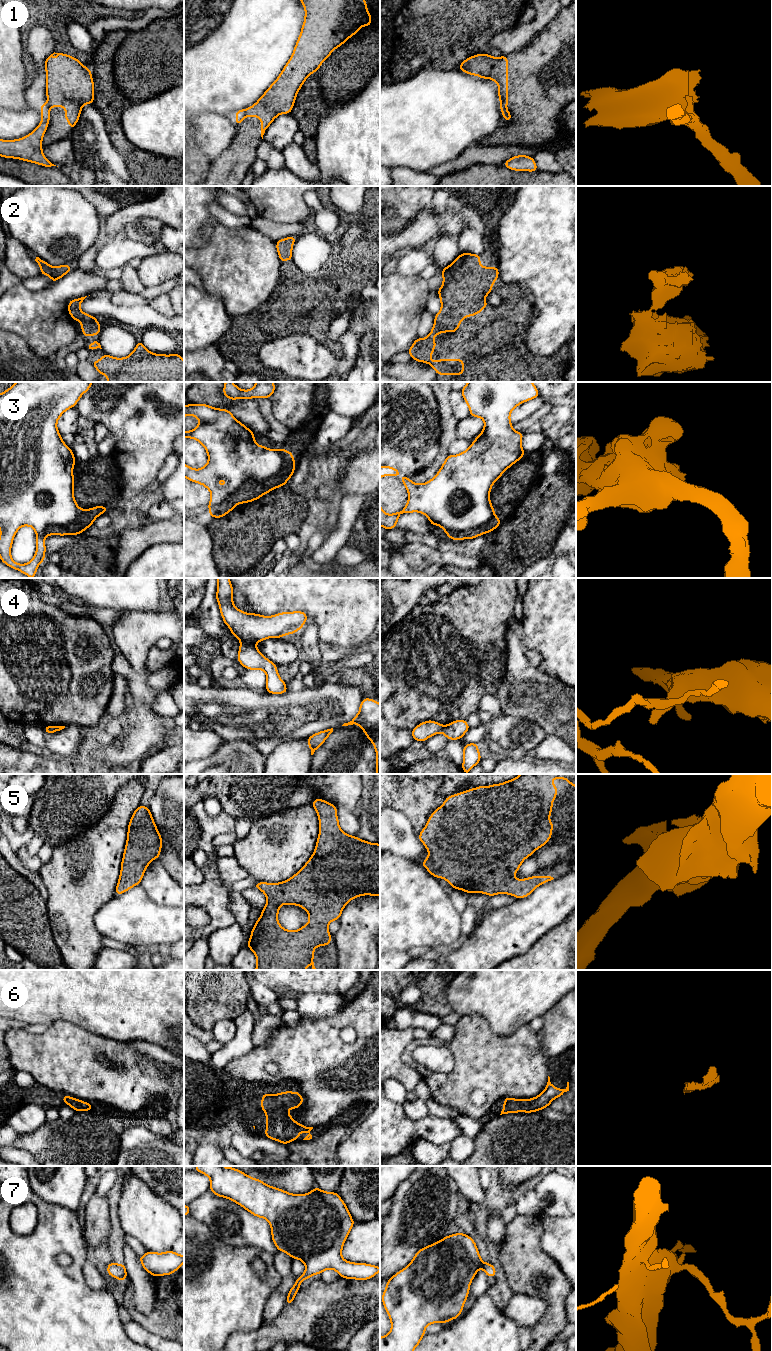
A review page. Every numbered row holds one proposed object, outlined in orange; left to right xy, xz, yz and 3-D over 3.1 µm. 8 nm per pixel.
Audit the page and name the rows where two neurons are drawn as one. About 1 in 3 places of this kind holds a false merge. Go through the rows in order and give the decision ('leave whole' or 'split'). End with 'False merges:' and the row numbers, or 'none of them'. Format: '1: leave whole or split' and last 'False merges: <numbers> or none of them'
1: split
2: leave whole
3: split
4: split
5: leave whole
6: leave whole
7: leave whole
False merges: 1, 3, 4

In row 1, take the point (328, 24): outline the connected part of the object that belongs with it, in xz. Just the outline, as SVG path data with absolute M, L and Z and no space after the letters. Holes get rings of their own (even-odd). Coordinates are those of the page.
M300 0L305 9L304 23L294 47L292 56L278 78L271 84L258 101L246 109L246 116L261 119L261 137L273 120L280 114L292 112L296 96L305 80L318 71L330 54L363 26L372 24L371 13L365 0Z

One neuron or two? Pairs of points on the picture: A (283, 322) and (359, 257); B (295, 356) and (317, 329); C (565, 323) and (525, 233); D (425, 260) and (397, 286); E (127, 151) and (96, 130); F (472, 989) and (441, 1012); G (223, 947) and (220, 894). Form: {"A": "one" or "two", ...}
{"A": "one", "B": "two", "C": "one", "D": "two", "E": "two", "F": "two", "G": "two"}

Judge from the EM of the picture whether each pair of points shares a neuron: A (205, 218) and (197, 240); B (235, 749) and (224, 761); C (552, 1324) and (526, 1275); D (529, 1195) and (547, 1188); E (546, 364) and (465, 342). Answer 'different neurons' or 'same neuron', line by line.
A: same neuron
B: same neuron
C: same neuron
D: different neurons
E: same neuron

